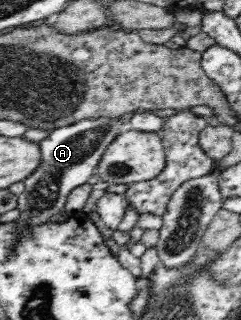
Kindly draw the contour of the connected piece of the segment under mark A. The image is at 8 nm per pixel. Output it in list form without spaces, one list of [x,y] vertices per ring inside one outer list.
[[[131,113],[117,118],[83,119],[72,125],[53,129],[42,139],[39,143],[40,167],[36,168],[36,171],[25,179],[24,186],[26,186],[26,189],[18,196],[17,208],[20,211],[20,217],[17,218],[17,223],[34,227],[34,225],[40,225],[40,223],[48,223],[50,217],[64,211],[70,193],[76,187],[87,183],[88,179],[94,174],[96,167],[100,165],[100,159],[102,159],[106,148],[116,139],[117,135],[131,129],[130,117]]]

